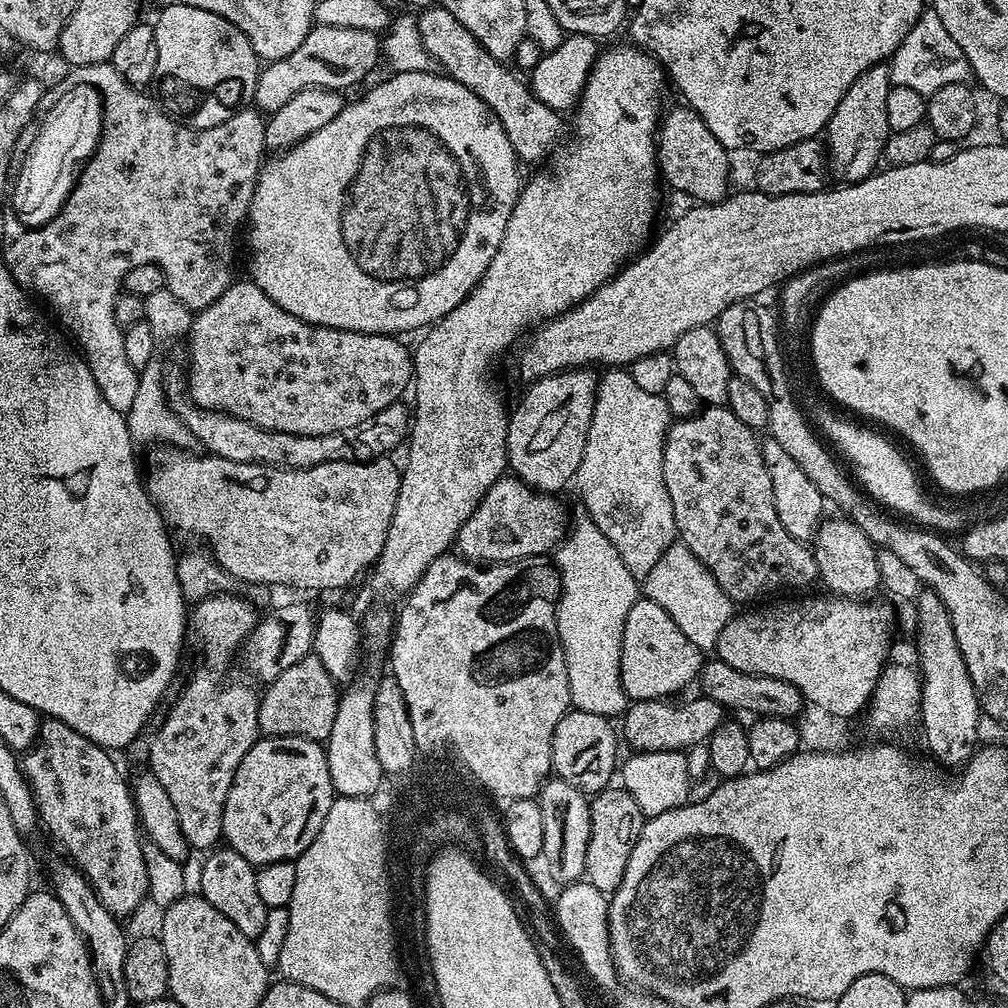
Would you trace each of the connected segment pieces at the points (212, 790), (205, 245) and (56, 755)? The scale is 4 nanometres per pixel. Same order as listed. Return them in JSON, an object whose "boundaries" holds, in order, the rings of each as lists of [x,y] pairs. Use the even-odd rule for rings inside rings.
{"boundaries":[[[[221,594],[208,596],[199,601],[190,612],[190,628],[196,631],[196,640],[204,644],[204,653],[200,656],[200,665],[192,672],[188,685],[180,692],[180,697],[172,704],[172,709],[164,716],[160,729],[152,736],[152,745],[148,748],[147,767],[156,775],[158,782],[170,794],[170,802],[174,802],[174,810],[178,810],[180,833],[188,839],[189,849],[204,848],[212,850],[222,840],[222,810],[226,806],[226,794],[230,794],[230,786],[234,782],[234,774],[246,758],[250,746],[261,739],[262,733],[258,722],[260,699],[248,684],[227,684],[228,667],[232,659],[237,659],[242,645],[249,634],[256,629],[258,612],[248,600],[237,594]]],[[[111,62],[72,68],[68,73],[68,78],[56,84],[55,95],[61,96],[70,90],[74,90],[76,84],[93,84],[98,91],[103,93],[100,104],[106,106],[106,114],[102,114],[104,124],[100,128],[100,141],[96,147],[96,152],[90,158],[89,164],[86,165],[80,186],[73,191],[72,200],[67,202],[56,223],[36,230],[19,226],[13,227],[12,237],[4,244],[2,259],[6,262],[10,274],[21,288],[37,297],[39,297],[38,295],[44,296],[45,302],[56,311],[57,318],[68,327],[69,333],[67,332],[67,335],[71,337],[75,347],[79,349],[84,360],[88,363],[89,370],[94,374],[94,382],[98,386],[98,390],[102,390],[102,398],[106,398],[106,402],[110,402],[110,406],[114,406],[114,410],[126,414],[130,410],[130,406],[134,406],[141,399],[140,391],[142,391],[139,371],[134,366],[130,366],[130,362],[126,358],[126,349],[122,347],[124,329],[114,318],[114,302],[122,291],[126,274],[130,274],[130,270],[134,270],[134,266],[146,266],[147,264],[158,266],[162,270],[166,286],[172,291],[174,298],[178,298],[187,308],[193,310],[210,306],[210,302],[217,300],[233,284],[232,259],[235,258],[236,252],[232,249],[232,243],[236,240],[236,231],[242,228],[242,225],[247,221],[248,208],[252,205],[254,190],[256,189],[256,180],[260,177],[260,169],[266,160],[266,149],[264,147],[265,117],[255,107],[245,106],[240,111],[235,112],[224,124],[219,124],[213,128],[187,128],[179,120],[169,116],[151,95],[148,97],[147,91],[130,86],[130,82],[126,82],[126,78],[122,78],[122,74],[118,74],[118,70],[114,70]]],[[[45,719],[40,725],[40,735],[35,744],[23,753],[24,776],[32,788],[33,802],[39,823],[44,824],[48,836],[65,852],[67,859],[79,868],[81,874],[92,884],[97,898],[110,910],[113,916],[125,918],[140,903],[145,902],[148,893],[146,858],[143,857],[142,829],[140,817],[136,814],[136,802],[132,799],[129,781],[124,781],[118,765],[112,761],[109,749],[90,742],[78,730],[61,720]]]]}

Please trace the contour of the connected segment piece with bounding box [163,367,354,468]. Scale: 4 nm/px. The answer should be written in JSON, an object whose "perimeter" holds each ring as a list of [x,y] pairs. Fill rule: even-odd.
{"perimeter":[[[169,367],[166,372],[163,391],[168,392],[167,407],[176,411],[176,416],[188,427],[188,432],[201,444],[205,453],[221,456],[230,462],[265,464],[275,468],[309,468],[322,466],[326,462],[353,459],[352,444],[344,434],[286,434],[278,430],[266,430],[254,426],[237,416],[226,412],[210,412],[193,404],[187,391],[186,380],[176,368]]]}

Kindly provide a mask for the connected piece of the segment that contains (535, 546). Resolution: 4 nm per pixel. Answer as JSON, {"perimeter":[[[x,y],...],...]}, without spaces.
{"perimeter":[[[505,474],[486,490],[482,502],[466,518],[454,541],[459,555],[465,560],[481,565],[511,564],[527,556],[544,556],[564,539],[569,527],[569,517],[564,517],[564,508],[555,500],[555,495],[523,484],[511,474]]]}

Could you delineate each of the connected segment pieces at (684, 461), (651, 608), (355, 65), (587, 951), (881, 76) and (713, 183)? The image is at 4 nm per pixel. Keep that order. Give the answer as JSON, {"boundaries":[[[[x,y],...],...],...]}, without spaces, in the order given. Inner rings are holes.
{"boundaries":[[[[708,406],[694,416],[668,425],[662,454],[662,477],[670,494],[679,543],[688,547],[690,554],[702,562],[718,586],[722,586],[724,593],[737,605],[783,588],[815,585],[818,580],[813,549],[805,541],[786,534],[786,526],[778,522],[774,490],[770,490],[770,474],[766,474],[766,462],[760,449],[762,440],[756,436],[759,435],[750,426],[734,418],[728,407]]],[[[639,597],[634,606],[630,608],[623,626],[622,636],[622,661],[619,663],[620,677],[622,678],[623,690],[628,698],[634,702],[650,700],[666,700],[673,697],[672,694],[681,693],[692,683],[697,681],[703,668],[703,651],[694,646],[692,642],[675,625],[670,614],[658,606],[648,597]]],[[[342,22],[317,23],[294,54],[286,54],[286,58],[278,58],[261,67],[256,80],[255,107],[261,113],[271,114],[289,98],[294,98],[298,90],[310,86],[348,90],[375,66],[377,60],[379,62],[381,54],[382,40],[375,32],[348,28]]],[[[587,882],[565,884],[559,891],[560,897],[554,900],[554,915],[567,947],[576,951],[581,966],[592,975],[593,985],[614,987],[618,984],[618,973],[612,960],[612,943],[608,937],[609,897]]],[[[876,64],[870,70],[866,70],[857,78],[856,81],[852,83],[850,86],[850,90],[846,90],[846,94],[842,98],[842,102],[838,102],[838,106],[833,110],[832,117],[830,118],[830,122],[828,123],[826,129],[826,137],[828,136],[828,140],[826,139],[826,156],[830,161],[830,172],[834,177],[837,176],[837,181],[843,182],[844,184],[855,184],[857,180],[864,180],[867,176],[872,175],[873,172],[877,171],[878,165],[876,164],[879,160],[882,160],[884,156],[884,147],[886,146],[886,142],[888,141],[888,137],[890,135],[890,129],[888,123],[886,122],[886,94],[888,93],[888,89],[890,87],[890,77],[888,75],[888,64]]],[[[687,106],[669,107],[663,113],[658,129],[658,172],[668,179],[672,188],[693,196],[693,201],[716,204],[730,195],[729,149],[722,147],[718,138],[710,134],[706,122],[694,109]]]]}

